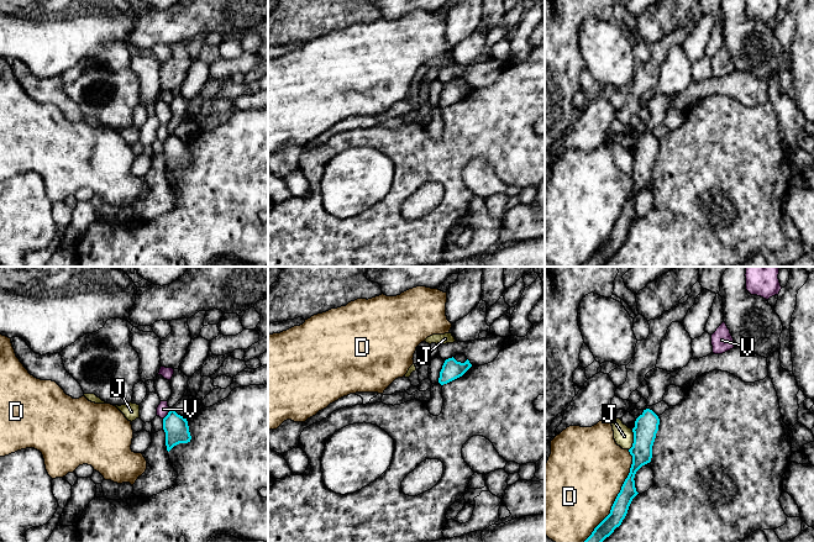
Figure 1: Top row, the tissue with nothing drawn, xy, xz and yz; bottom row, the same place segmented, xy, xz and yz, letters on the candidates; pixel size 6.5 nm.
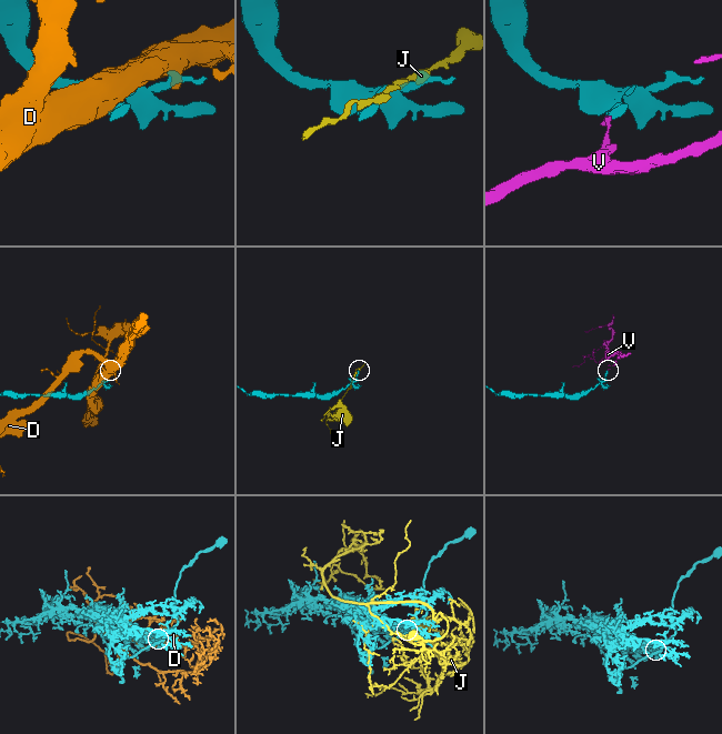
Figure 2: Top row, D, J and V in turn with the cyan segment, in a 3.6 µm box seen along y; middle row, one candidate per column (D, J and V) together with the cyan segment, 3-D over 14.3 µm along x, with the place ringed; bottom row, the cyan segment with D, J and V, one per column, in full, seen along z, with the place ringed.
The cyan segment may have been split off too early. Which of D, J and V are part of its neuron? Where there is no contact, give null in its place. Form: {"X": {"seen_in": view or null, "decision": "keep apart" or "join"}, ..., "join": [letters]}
{"D": {"seen_in": "yz", "decision": "keep apart"}, "J": {"seen_in": "yz", "decision": "keep apart"}, "V": {"seen_in": "xy", "decision": "keep apart"}, "join": []}

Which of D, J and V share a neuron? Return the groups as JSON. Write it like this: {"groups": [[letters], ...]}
{"groups": [["D"], ["J"], ["V"]]}

